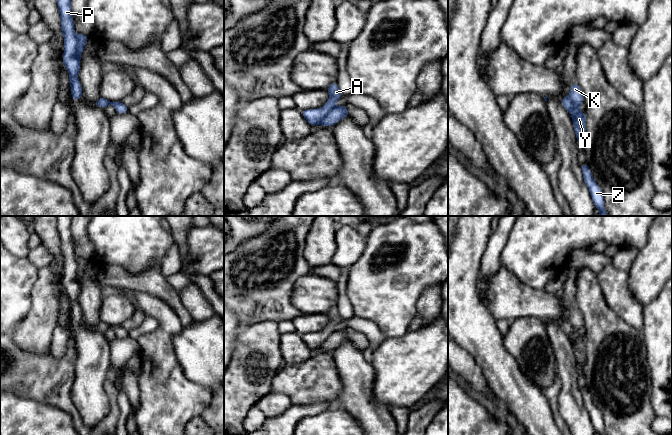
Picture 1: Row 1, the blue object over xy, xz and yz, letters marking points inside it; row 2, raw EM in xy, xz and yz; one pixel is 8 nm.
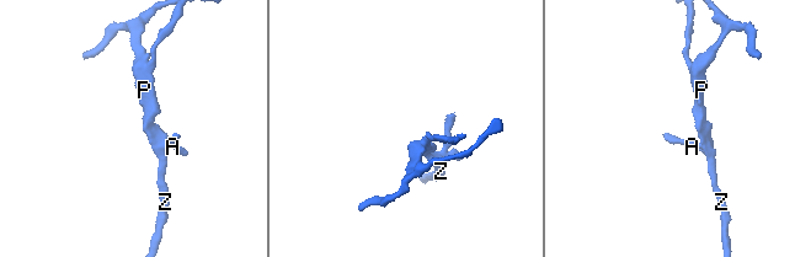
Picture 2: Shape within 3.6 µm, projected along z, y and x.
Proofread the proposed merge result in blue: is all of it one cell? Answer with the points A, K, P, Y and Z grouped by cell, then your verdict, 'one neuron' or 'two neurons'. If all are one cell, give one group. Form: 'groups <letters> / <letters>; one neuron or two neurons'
groups A K P Y Z; one neuron

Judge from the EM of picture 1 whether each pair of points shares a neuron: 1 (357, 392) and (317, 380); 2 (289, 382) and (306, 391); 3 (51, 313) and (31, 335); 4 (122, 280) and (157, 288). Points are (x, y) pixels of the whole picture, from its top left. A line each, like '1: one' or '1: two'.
1: two
2: one
3: one
4: one

